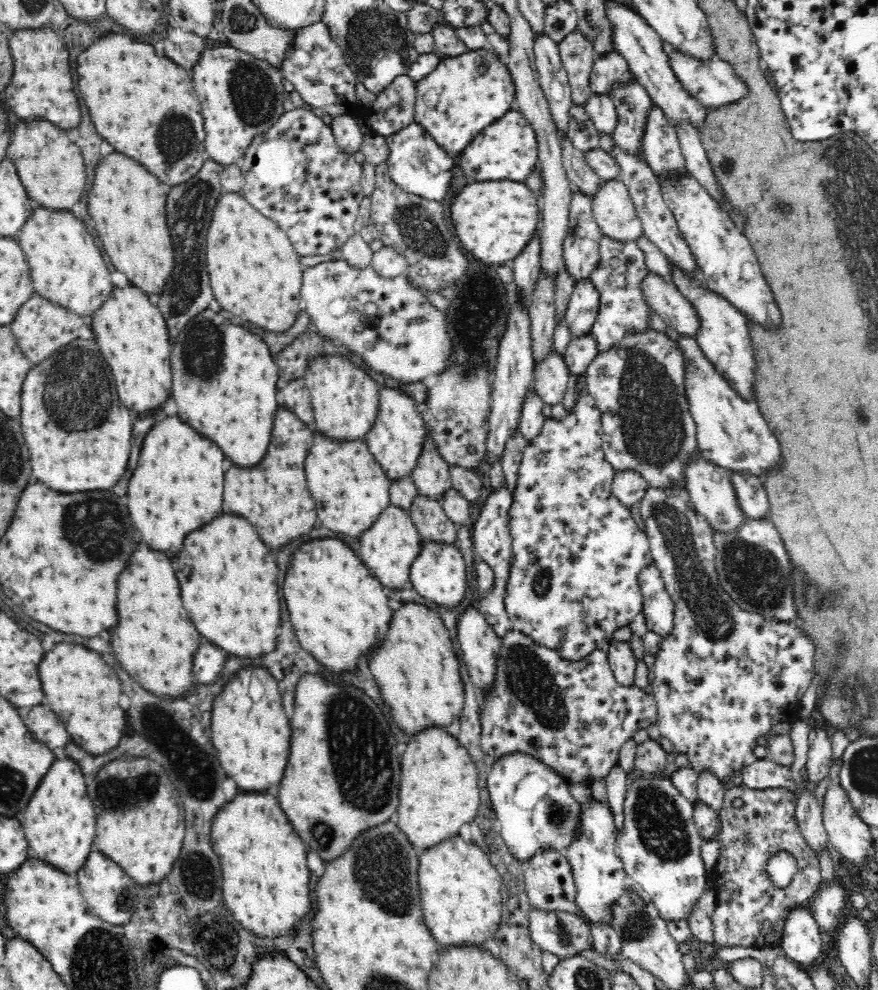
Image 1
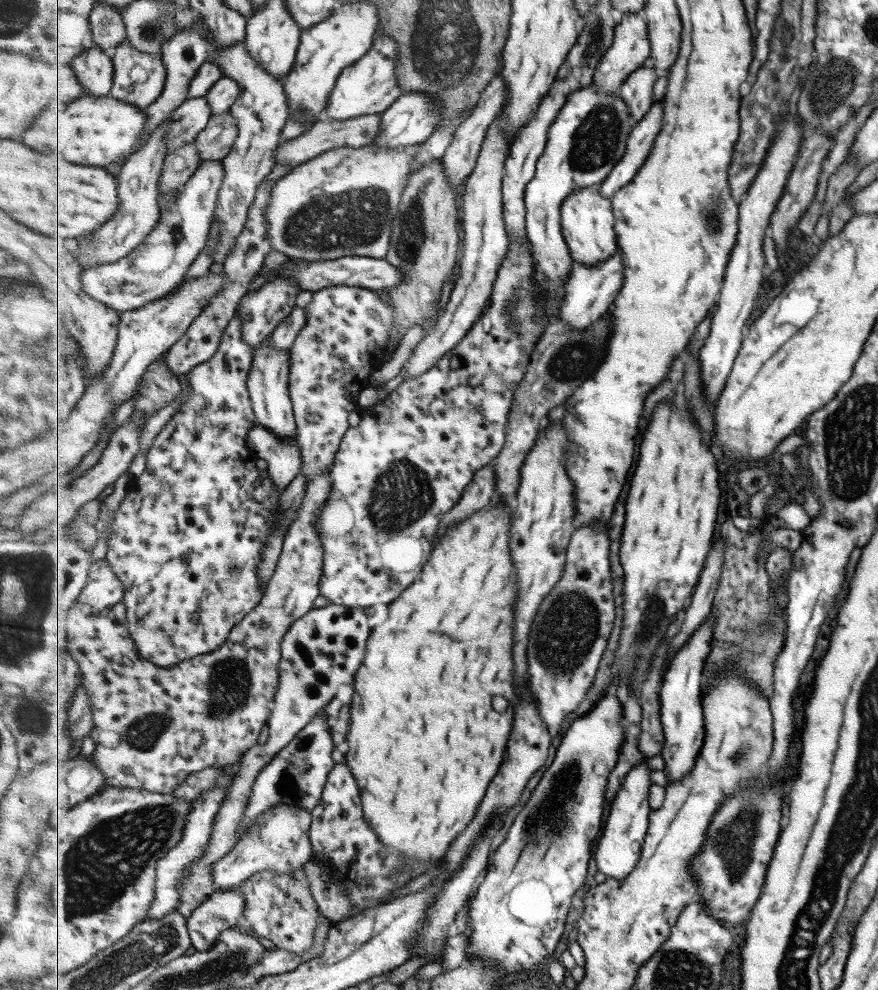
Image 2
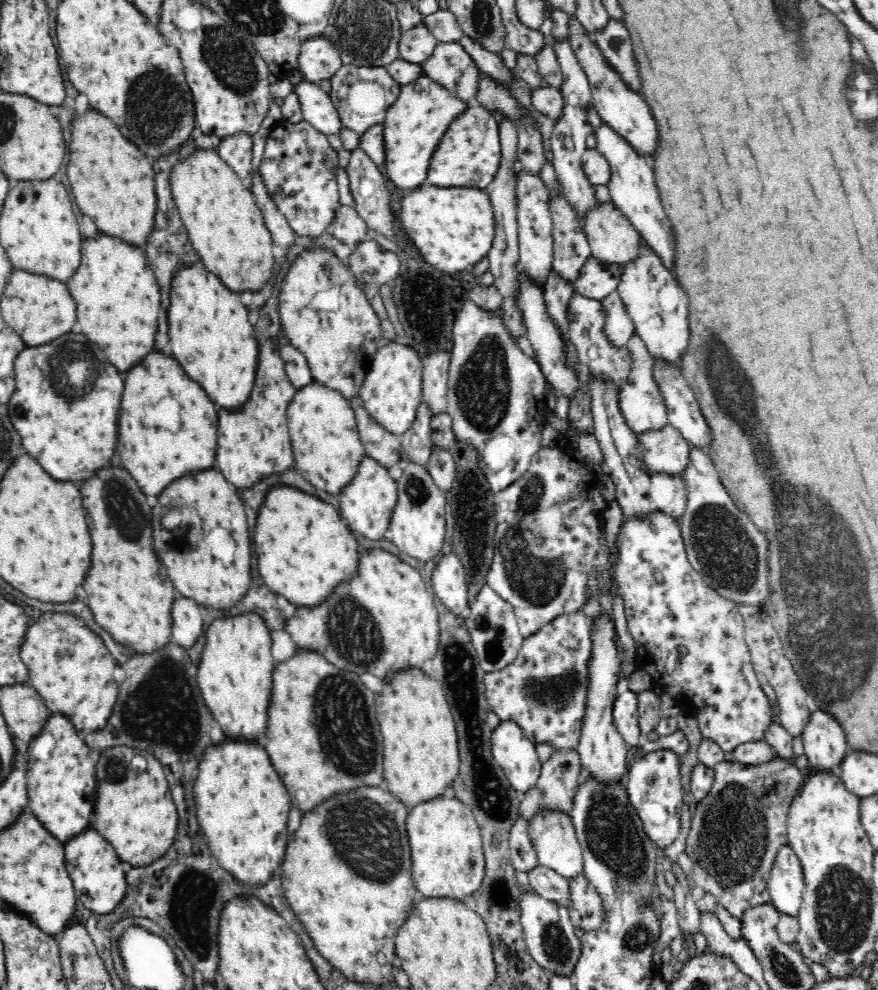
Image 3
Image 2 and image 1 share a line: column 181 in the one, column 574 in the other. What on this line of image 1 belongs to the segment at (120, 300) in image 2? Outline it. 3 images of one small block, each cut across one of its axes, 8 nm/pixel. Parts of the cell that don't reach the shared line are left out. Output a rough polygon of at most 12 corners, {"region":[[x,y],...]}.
{"region":[[574,189],[563,250],[574,284],[600,262],[592,197]]}

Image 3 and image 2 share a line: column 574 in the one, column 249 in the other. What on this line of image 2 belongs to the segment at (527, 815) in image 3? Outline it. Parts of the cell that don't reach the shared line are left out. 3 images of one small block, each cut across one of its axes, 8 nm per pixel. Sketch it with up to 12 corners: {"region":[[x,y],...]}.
{"region":[[329,604],[282,640],[265,745],[236,765],[211,843],[182,880],[187,918],[263,769],[354,682],[372,631],[364,608]]}

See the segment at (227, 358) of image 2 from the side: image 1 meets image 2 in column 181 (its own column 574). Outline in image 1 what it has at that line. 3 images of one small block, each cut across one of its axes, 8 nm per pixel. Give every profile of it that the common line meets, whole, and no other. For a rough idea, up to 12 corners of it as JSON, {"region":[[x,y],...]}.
{"region":[[583,390],[526,447],[514,630],[567,662],[643,610],[649,540]]}

